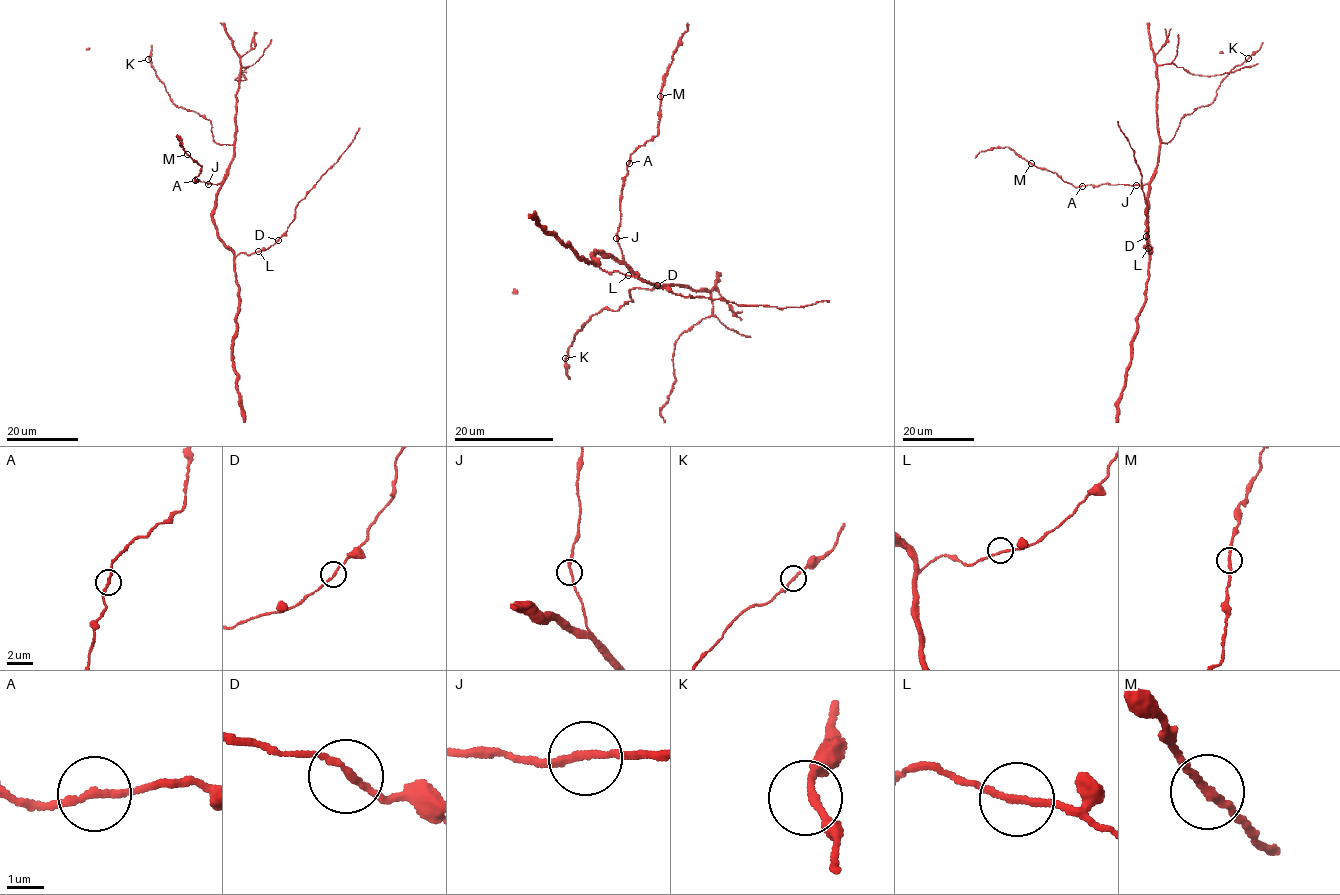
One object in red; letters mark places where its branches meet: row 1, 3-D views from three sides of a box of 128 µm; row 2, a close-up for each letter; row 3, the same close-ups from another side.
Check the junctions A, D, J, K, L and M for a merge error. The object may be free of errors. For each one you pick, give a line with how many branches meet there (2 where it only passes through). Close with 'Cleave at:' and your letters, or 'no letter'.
Cleave at: no letter

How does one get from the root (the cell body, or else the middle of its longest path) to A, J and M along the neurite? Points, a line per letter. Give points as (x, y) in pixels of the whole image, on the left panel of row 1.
A: (223, 183), (195, 180)
J: (223, 183), (208, 184)
M: (223, 183), (194, 181), (201, 167), (187, 154)

